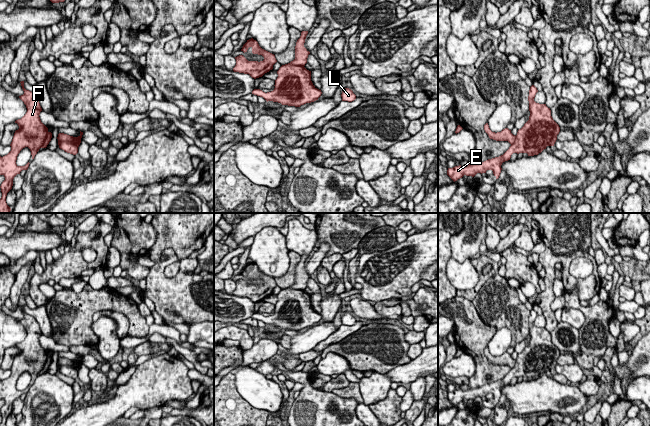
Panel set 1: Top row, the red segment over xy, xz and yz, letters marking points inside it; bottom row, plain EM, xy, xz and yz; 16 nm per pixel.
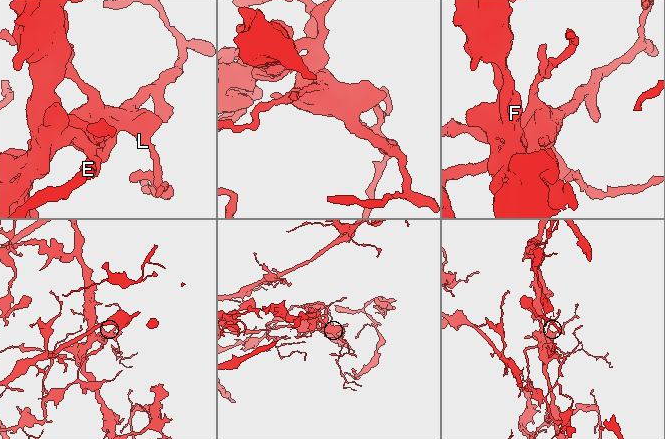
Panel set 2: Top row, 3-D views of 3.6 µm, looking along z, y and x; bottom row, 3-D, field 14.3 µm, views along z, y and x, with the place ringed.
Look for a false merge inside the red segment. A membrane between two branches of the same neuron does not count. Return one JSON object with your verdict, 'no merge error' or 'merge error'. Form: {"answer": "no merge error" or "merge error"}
{"answer": "merge error"}

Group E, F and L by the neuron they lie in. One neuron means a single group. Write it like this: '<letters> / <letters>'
E L / F

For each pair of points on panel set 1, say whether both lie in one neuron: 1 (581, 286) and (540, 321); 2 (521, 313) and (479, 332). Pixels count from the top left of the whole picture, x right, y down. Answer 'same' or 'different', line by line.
1: different
2: different

